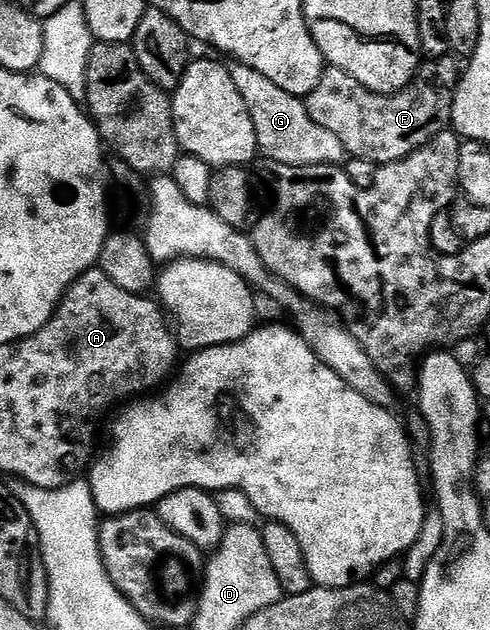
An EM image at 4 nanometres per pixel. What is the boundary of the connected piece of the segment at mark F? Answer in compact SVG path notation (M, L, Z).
M445 56L428 60L416 71L416 77L394 94L375 94L337 66L328 66L318 84L306 96L308 114L326 132L338 136L341 147L352 158L383 164L401 161L444 132L452 116L452 95L458 81L458 69Z

